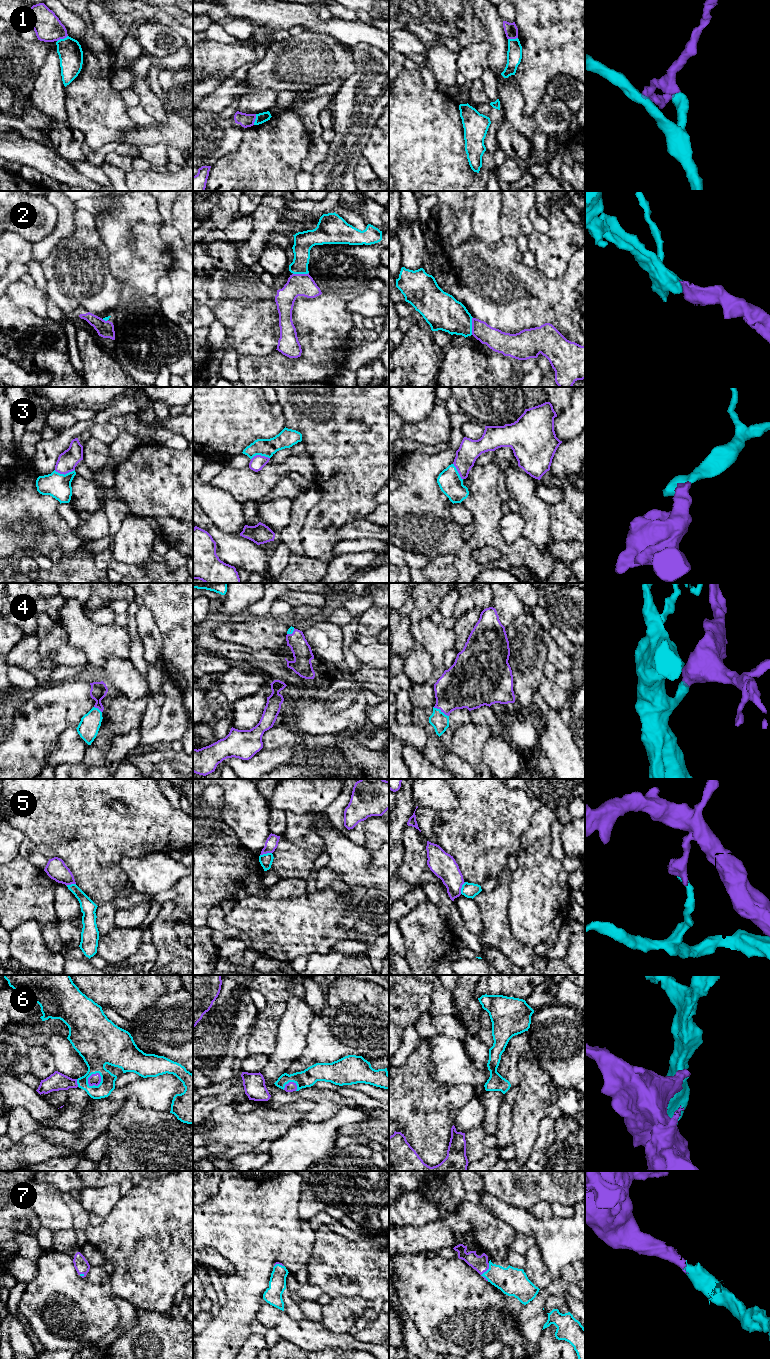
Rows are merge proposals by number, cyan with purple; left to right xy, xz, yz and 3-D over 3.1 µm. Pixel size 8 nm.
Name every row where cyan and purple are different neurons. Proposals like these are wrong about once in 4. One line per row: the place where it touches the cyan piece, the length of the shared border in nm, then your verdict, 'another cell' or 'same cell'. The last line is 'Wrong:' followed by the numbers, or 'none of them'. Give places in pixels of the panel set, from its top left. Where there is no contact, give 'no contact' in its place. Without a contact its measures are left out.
1: meets cyan in xy at (62, 39); contact 100 nm long; another cell
2: meets cyan in yz at (471, 326); contact 140 nm long; same cell
3: meets cyan in xy at (63, 474); contact 170 nm long; same cell
4: meets cyan in yz at (440, 710); contact 150 nm long; same cell
5: meets cyan in xz at (265, 854); contact 100 nm long; another cell
6: meets cyan in xy at (89, 1076); contact 140 nm long; same cell
7: meets cyan in yz at (484, 1272); contact 140 nm long; same cell
Wrong: 1, 5

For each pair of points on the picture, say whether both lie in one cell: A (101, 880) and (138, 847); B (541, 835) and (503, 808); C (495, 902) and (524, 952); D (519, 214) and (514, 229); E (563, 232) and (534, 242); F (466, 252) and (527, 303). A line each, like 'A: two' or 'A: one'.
A: one
B: two
C: one
D: one
E: one
F: one

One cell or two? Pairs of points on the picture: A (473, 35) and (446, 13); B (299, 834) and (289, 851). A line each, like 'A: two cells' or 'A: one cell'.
A: two cells
B: two cells

